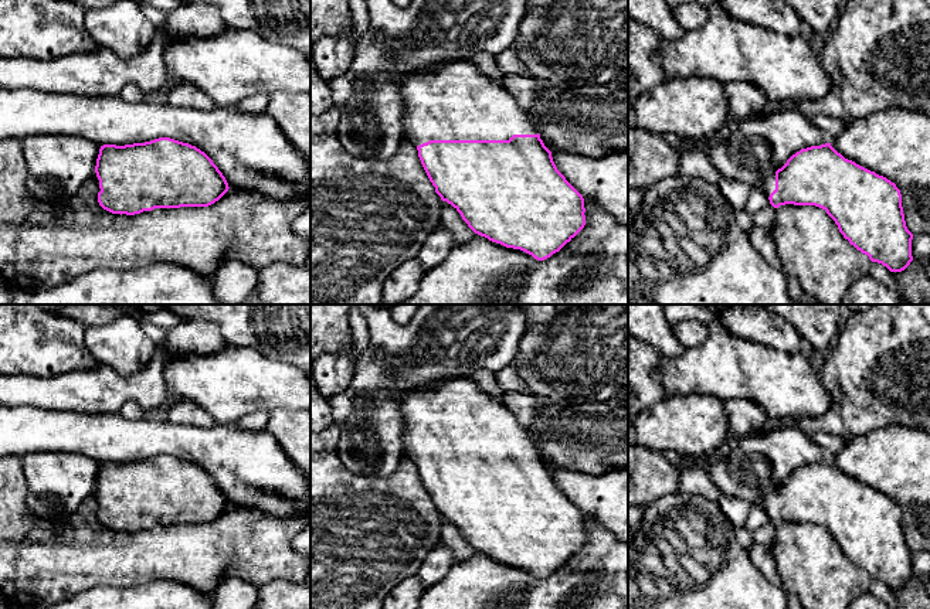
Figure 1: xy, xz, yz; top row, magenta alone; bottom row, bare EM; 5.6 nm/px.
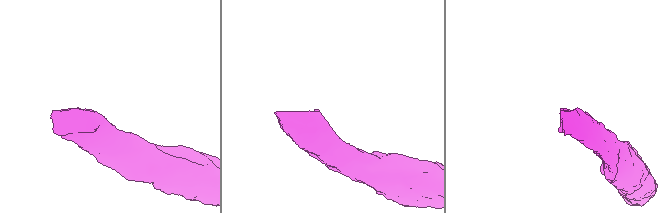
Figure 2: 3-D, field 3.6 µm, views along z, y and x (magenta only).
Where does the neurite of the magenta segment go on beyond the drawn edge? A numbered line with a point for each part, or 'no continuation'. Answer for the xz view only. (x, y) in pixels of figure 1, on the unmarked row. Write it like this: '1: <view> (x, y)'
1: xz (452, 418)

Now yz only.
1: yz (769, 500)

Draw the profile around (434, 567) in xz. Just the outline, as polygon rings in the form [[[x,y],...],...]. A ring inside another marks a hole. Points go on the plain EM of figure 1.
[[[438,544],[434,547],[421,561],[417,572],[422,588],[425,589],[439,582],[454,564],[454,554],[447,545]]]

